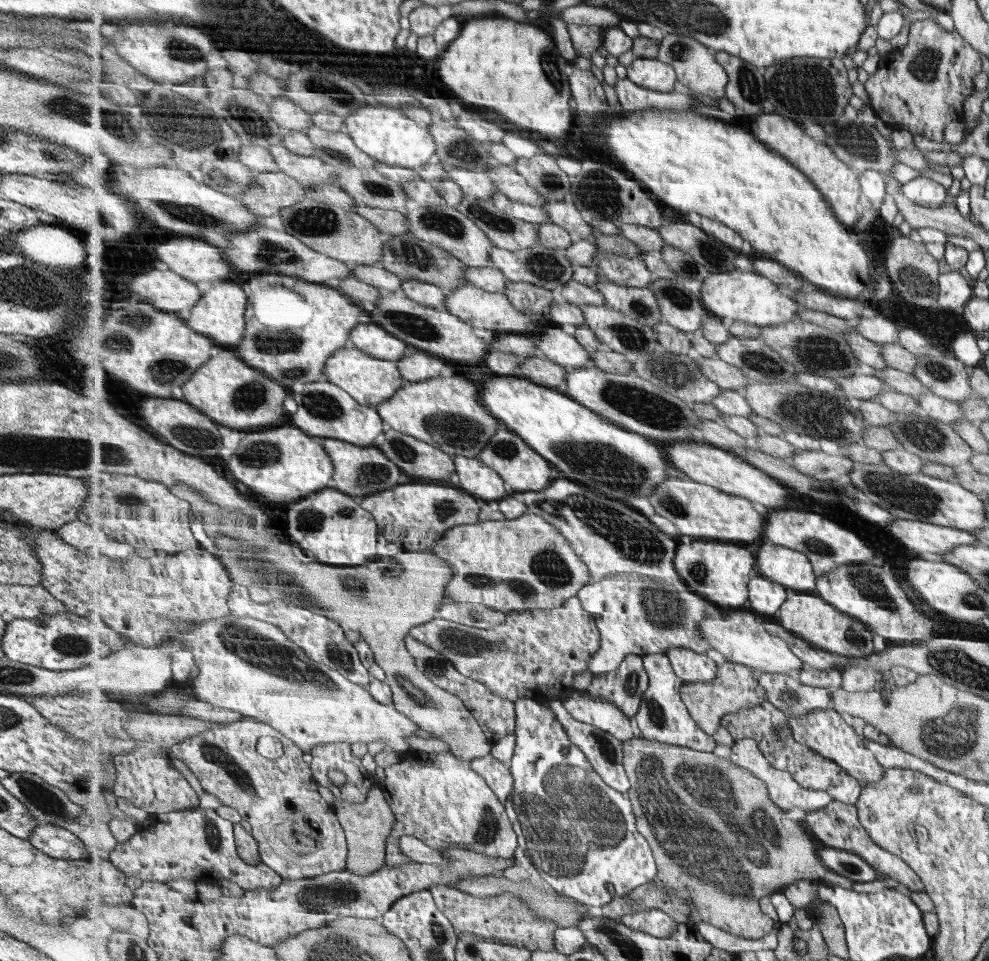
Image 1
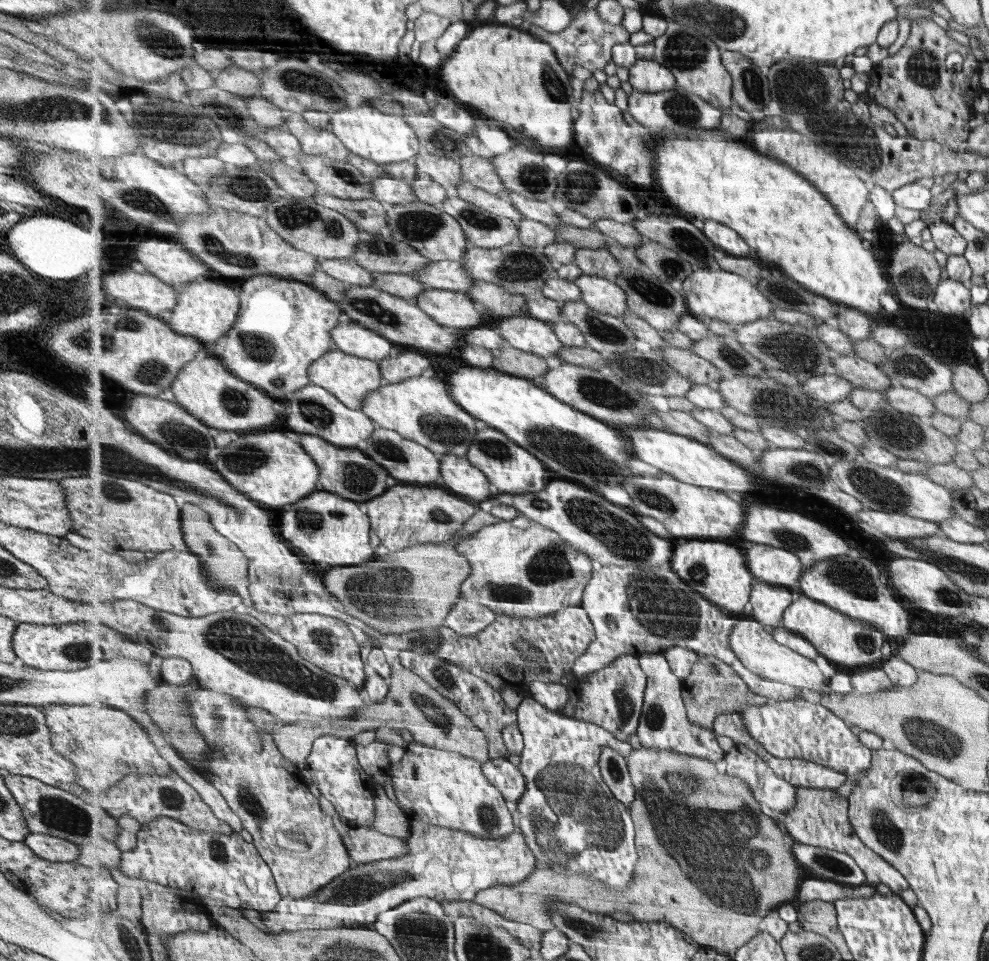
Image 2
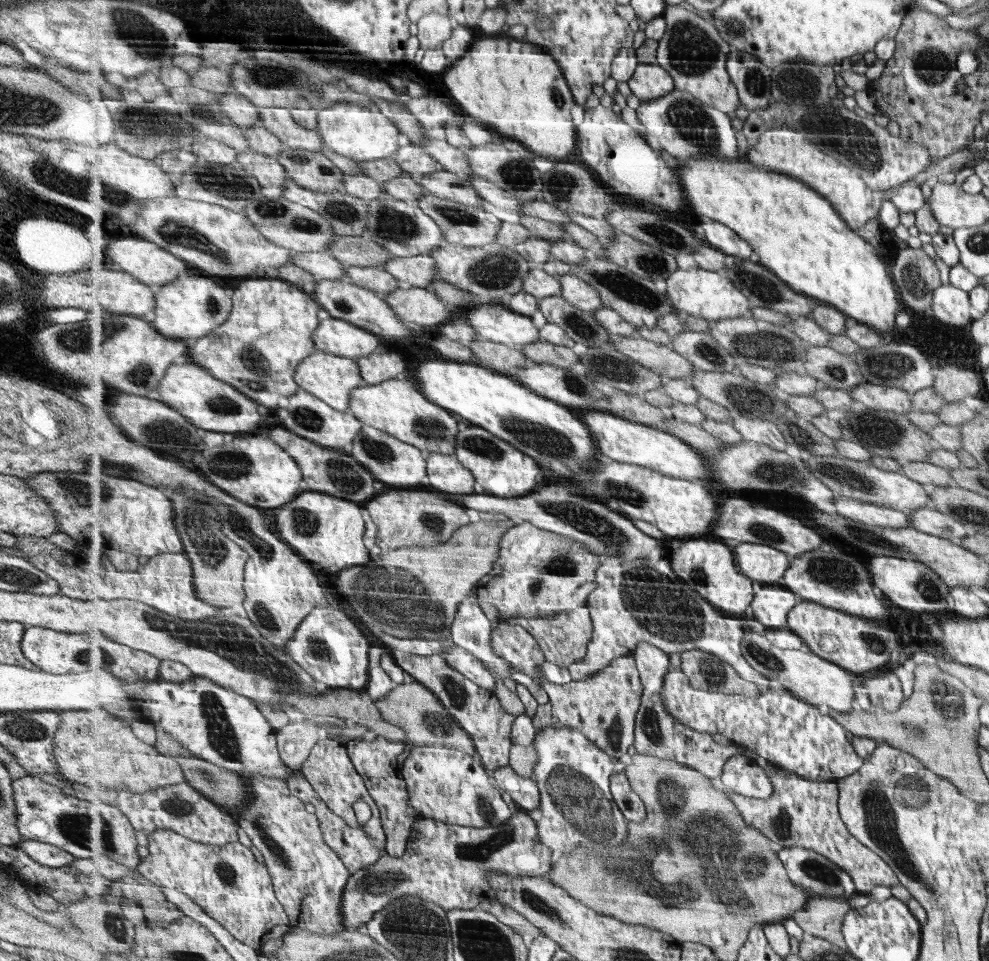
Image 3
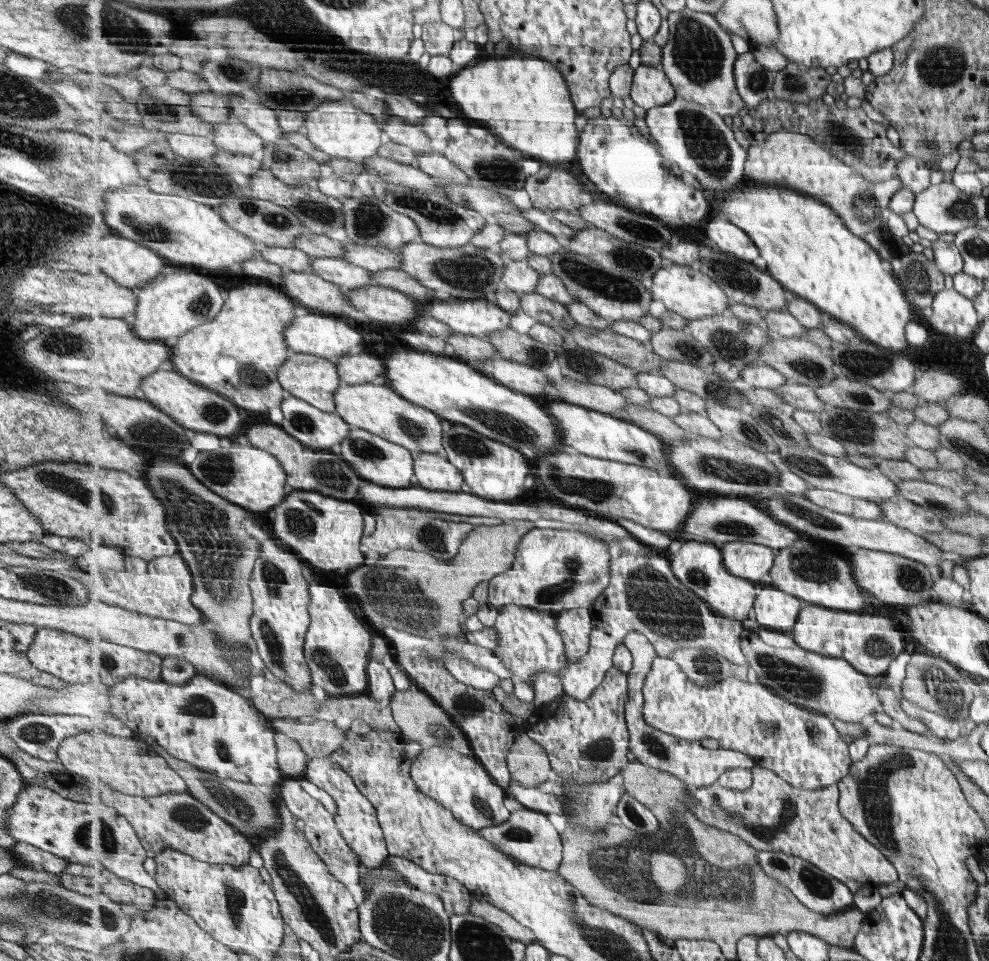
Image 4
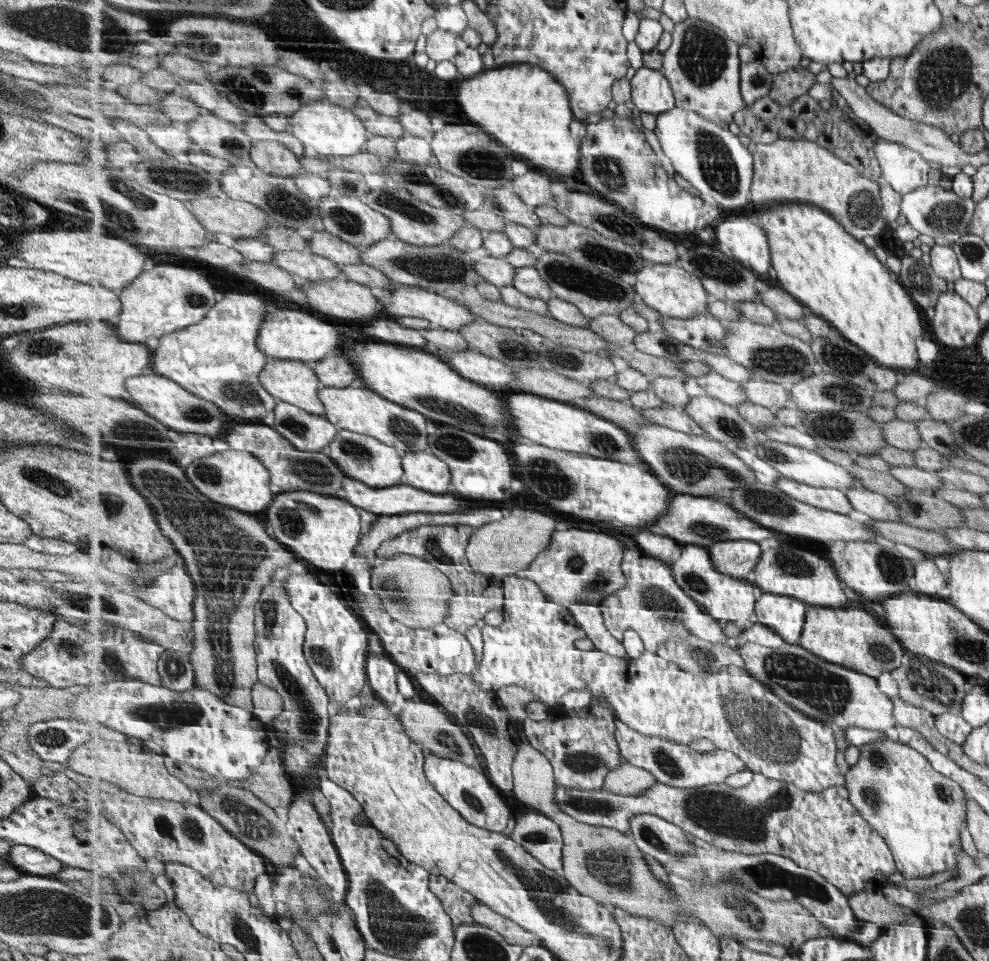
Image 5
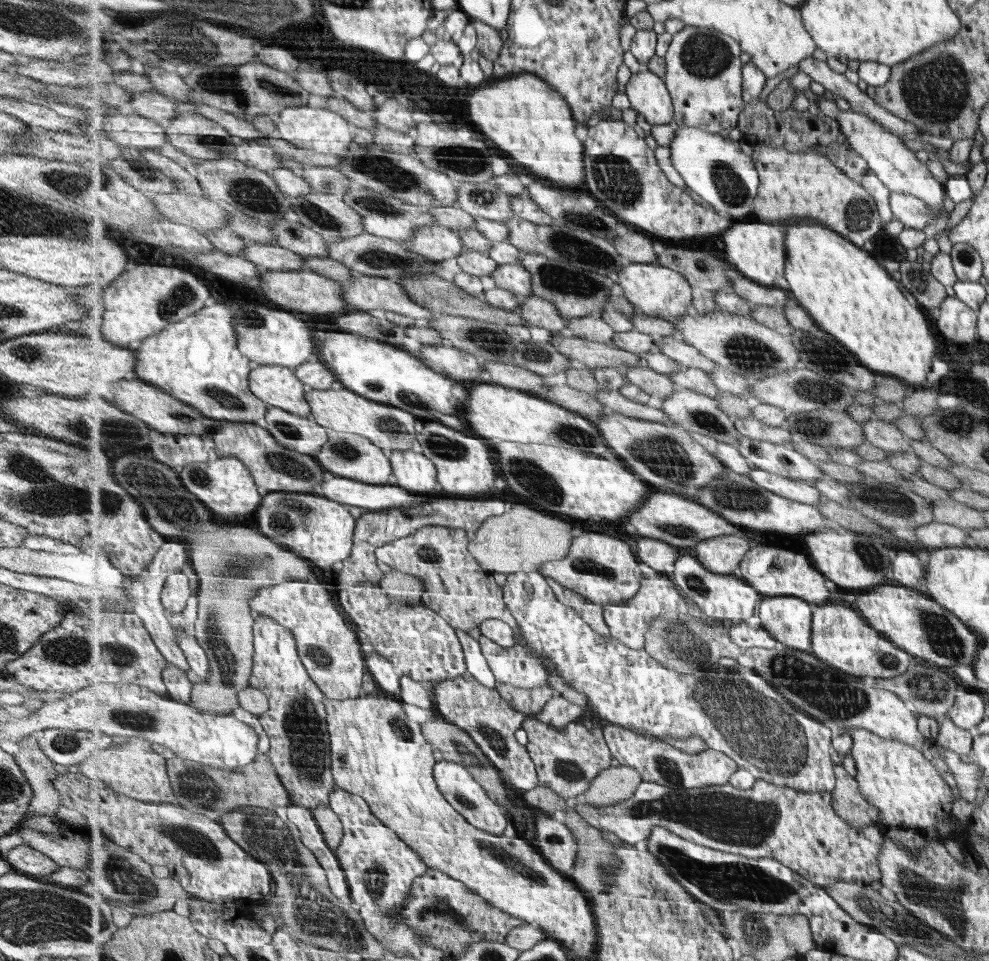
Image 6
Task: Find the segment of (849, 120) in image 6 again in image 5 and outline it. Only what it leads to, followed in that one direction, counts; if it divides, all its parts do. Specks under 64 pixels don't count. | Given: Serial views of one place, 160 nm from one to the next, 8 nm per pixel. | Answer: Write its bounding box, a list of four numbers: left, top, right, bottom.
[874,139,931,194]

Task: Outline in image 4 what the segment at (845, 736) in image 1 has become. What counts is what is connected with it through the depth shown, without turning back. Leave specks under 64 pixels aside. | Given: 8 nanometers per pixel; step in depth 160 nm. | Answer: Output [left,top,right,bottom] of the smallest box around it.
[643,657,855,790]

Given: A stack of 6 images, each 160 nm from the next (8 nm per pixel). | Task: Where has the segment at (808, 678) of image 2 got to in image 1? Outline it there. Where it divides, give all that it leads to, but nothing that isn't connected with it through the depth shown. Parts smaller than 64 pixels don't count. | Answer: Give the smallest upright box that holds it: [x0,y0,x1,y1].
[700,608,803,675]

